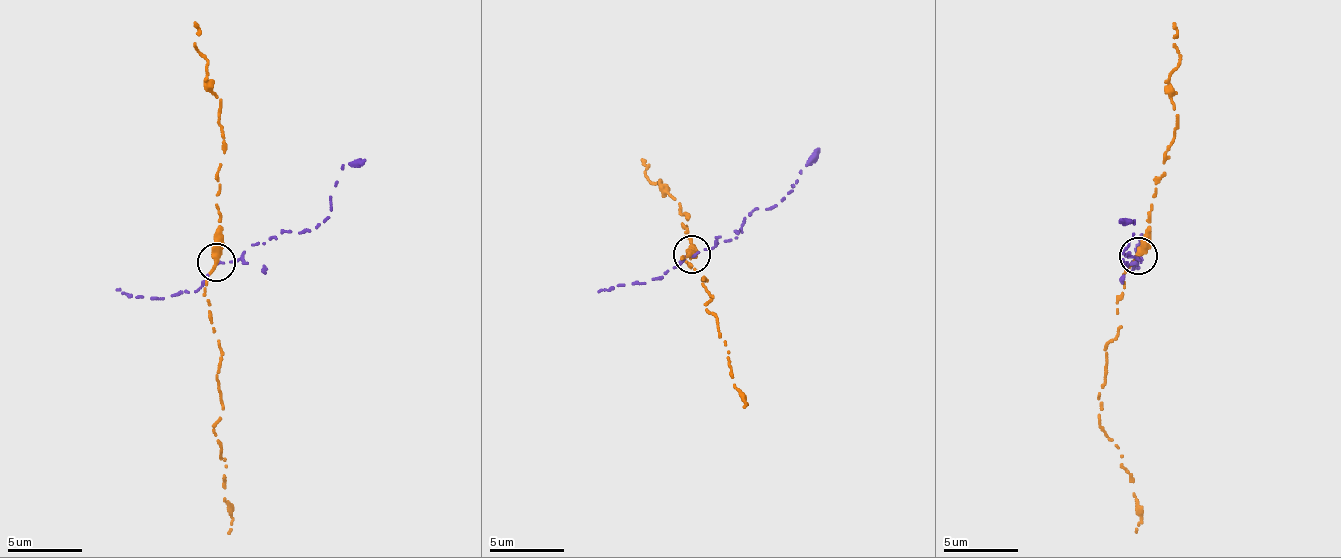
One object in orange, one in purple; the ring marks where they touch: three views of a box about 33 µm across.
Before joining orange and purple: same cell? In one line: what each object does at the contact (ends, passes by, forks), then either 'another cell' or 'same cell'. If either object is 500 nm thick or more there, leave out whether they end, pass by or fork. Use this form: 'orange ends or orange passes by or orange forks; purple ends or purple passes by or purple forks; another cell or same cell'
orange passes by; purple passes by; another cell

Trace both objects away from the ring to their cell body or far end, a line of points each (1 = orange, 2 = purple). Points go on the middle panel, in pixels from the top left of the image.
1: (692, 254), (681, 256), (703, 277), (713, 300), (708, 312), (719, 326), (733, 379), (745, 400), (744, 407)
2: (692, 254), (731, 242), (753, 208), (772, 208), (782, 200), (820, 147)

